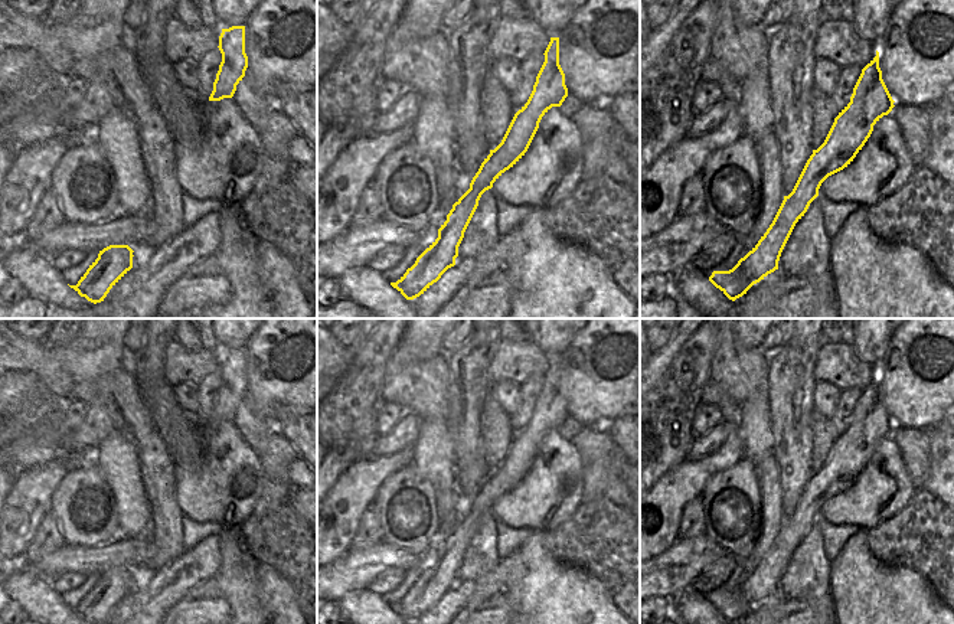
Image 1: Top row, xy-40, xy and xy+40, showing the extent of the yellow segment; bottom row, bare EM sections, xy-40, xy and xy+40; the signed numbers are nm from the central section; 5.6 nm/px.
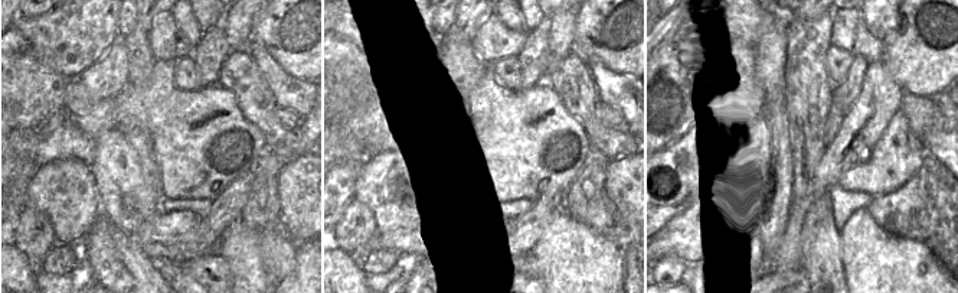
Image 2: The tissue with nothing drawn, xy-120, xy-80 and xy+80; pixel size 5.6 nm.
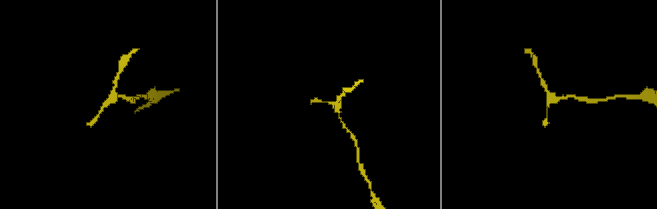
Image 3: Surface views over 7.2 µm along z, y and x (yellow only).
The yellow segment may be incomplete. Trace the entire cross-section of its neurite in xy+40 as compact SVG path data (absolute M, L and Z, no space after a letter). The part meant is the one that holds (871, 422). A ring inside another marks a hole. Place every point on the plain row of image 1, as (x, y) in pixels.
M876 373L876 379L862 392L850 425L834 441L824 465L813 473L793 514L784 519L767 555L732 592L712 595L709 604L716 611L735 624L754 607L778 592L781 575L795 546L819 519L821 506L853 484L870 460L873 448L892 434L893 425L882 402Z

